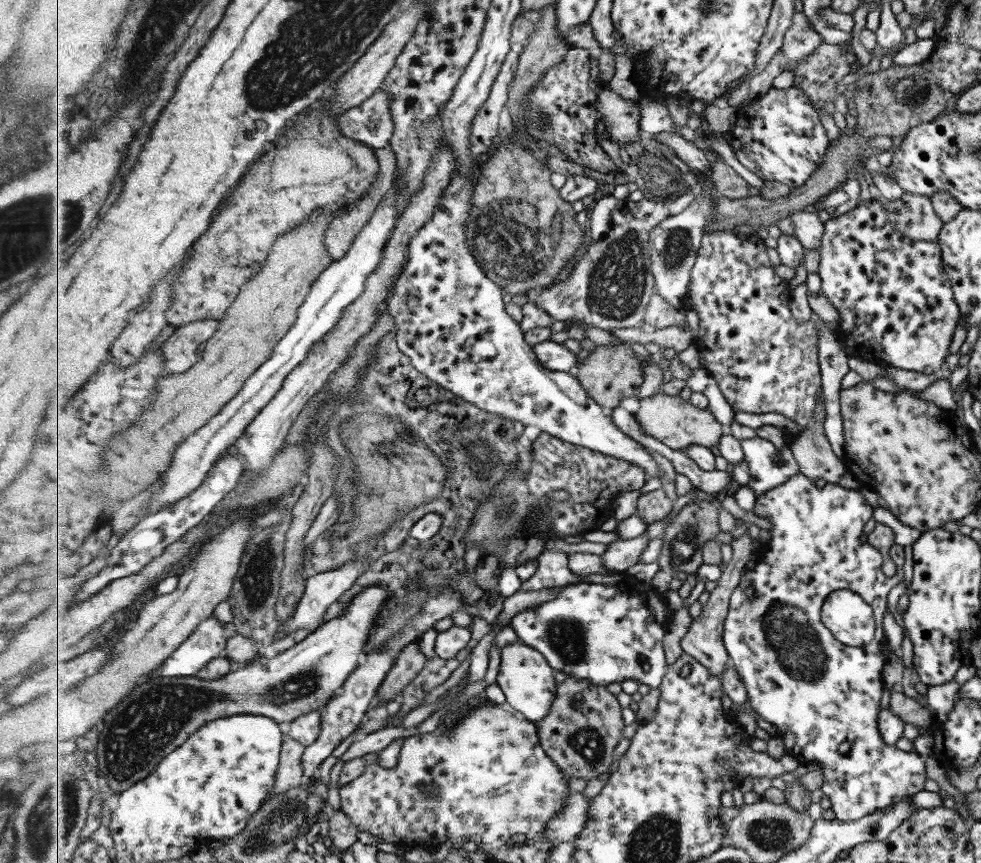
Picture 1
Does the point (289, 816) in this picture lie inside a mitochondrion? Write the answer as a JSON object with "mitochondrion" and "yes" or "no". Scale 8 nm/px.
{"mitochondrion":"yes"}

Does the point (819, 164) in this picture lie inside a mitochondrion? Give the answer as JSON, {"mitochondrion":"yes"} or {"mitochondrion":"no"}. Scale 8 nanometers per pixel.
{"mitochondrion":"no"}

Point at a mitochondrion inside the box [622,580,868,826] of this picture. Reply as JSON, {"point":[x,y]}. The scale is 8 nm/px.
{"point":[798,647]}

